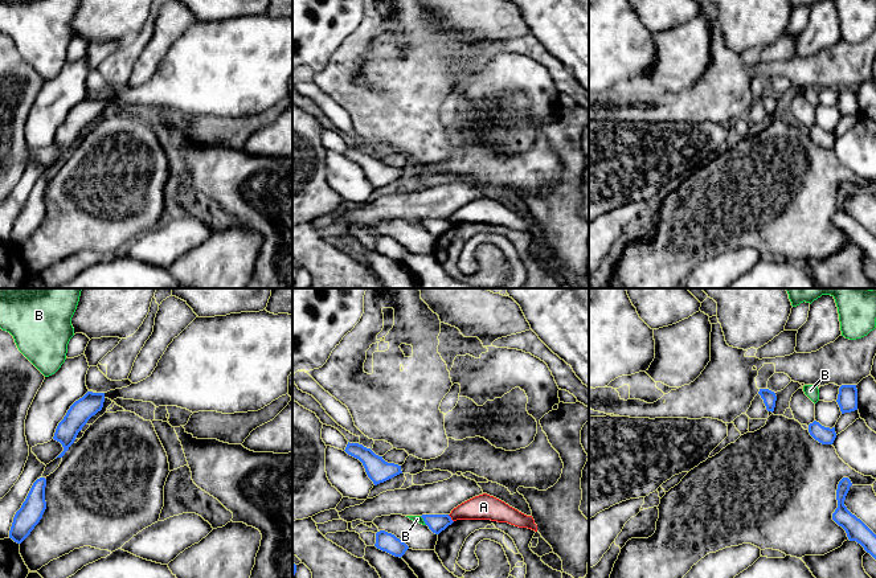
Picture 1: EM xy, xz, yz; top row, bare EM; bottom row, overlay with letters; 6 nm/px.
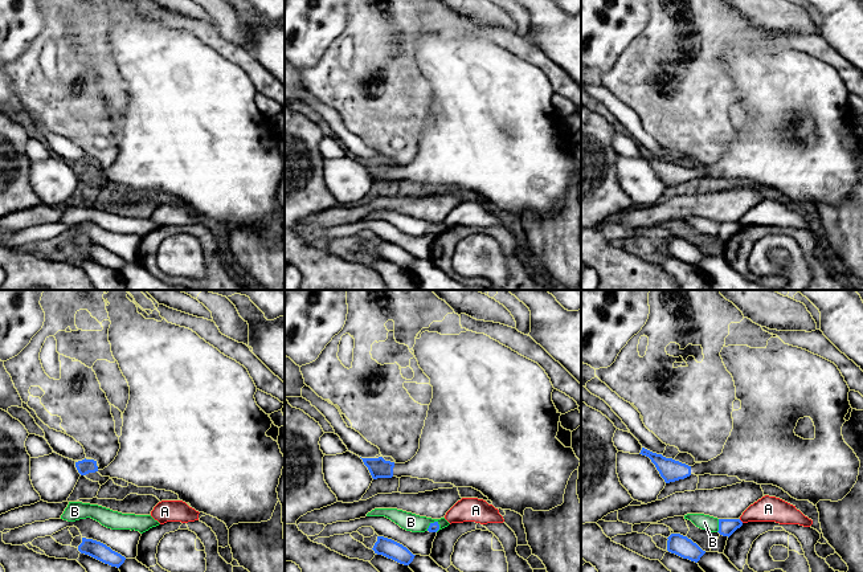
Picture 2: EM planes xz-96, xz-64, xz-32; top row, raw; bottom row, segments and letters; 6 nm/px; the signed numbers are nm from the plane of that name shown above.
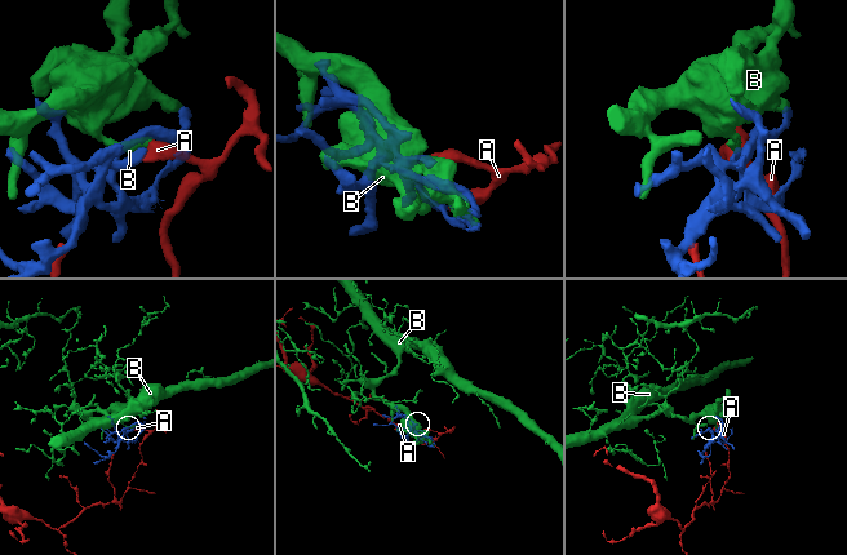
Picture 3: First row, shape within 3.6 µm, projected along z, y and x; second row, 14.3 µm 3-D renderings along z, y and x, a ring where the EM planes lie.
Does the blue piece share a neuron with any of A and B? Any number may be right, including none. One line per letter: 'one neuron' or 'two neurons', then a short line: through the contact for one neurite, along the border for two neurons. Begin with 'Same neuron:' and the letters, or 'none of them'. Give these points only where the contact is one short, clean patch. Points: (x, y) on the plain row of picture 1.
Same neuron: none of them
A: two neurons
B: two neurons

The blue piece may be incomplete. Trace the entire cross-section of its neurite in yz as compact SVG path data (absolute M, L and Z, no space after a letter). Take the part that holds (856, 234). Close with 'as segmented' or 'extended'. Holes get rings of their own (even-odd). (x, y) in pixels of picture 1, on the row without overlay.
M848 181L839 185L836 193L838 212L832 217L832 224L846 234L850 245L860 247L876 263L876 238L844 209L851 189Z; as segmented

